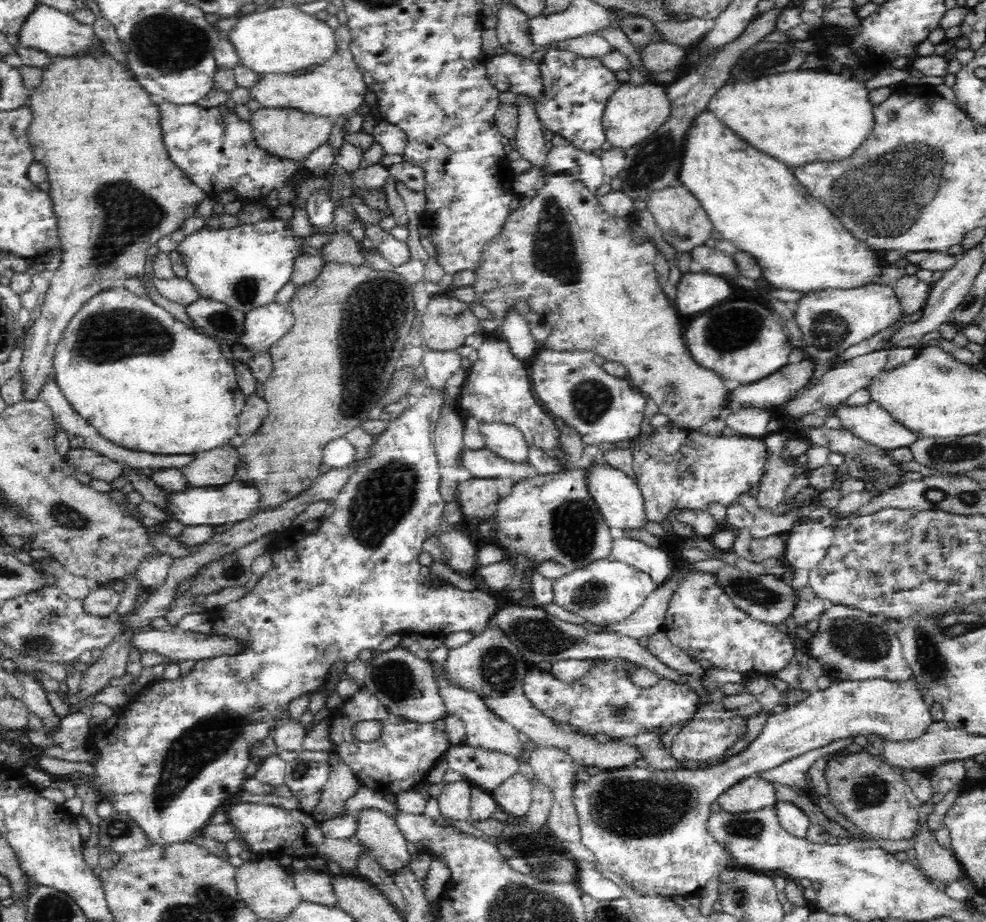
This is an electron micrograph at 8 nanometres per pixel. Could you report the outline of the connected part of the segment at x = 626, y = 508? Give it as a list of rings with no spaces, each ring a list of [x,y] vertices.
[[[599,457],[587,464],[583,471],[586,474],[586,489],[588,489],[590,497],[594,499],[594,502],[600,509],[605,524],[609,528],[635,529],[637,531],[644,529],[648,521],[643,512],[642,493],[640,493],[640,489],[638,489],[634,479],[624,474],[624,472],[613,468]]]

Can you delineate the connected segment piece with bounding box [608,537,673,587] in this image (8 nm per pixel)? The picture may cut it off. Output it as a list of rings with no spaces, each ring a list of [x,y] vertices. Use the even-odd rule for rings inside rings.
[[[625,537],[622,540],[613,540],[608,558],[629,563],[638,570],[646,571],[659,587],[670,579],[673,570],[668,551],[667,546],[653,548],[640,540]]]

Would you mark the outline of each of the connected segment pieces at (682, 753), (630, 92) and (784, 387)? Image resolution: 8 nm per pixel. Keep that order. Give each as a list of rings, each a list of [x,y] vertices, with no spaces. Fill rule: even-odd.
[[[719,701],[702,703],[698,707],[697,713],[688,725],[673,738],[670,754],[678,761],[695,760],[698,765],[702,765],[709,759],[721,758],[736,741],[742,739],[746,718],[736,716],[731,710],[726,710]]]
[[[620,82],[611,91],[610,98],[606,100],[606,106],[602,112],[602,126],[606,133],[606,140],[614,148],[625,150],[656,131],[670,114],[671,101],[667,97],[667,89],[667,85],[655,82],[639,86],[629,82]]]
[[[804,357],[796,364],[786,364],[766,378],[750,384],[735,384],[728,398],[727,410],[740,407],[770,407],[784,405],[807,386],[814,374],[814,358]]]

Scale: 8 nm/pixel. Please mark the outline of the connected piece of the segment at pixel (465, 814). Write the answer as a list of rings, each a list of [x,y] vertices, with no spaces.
[[[466,780],[444,783],[437,802],[445,818],[469,820],[471,786],[472,784]]]

